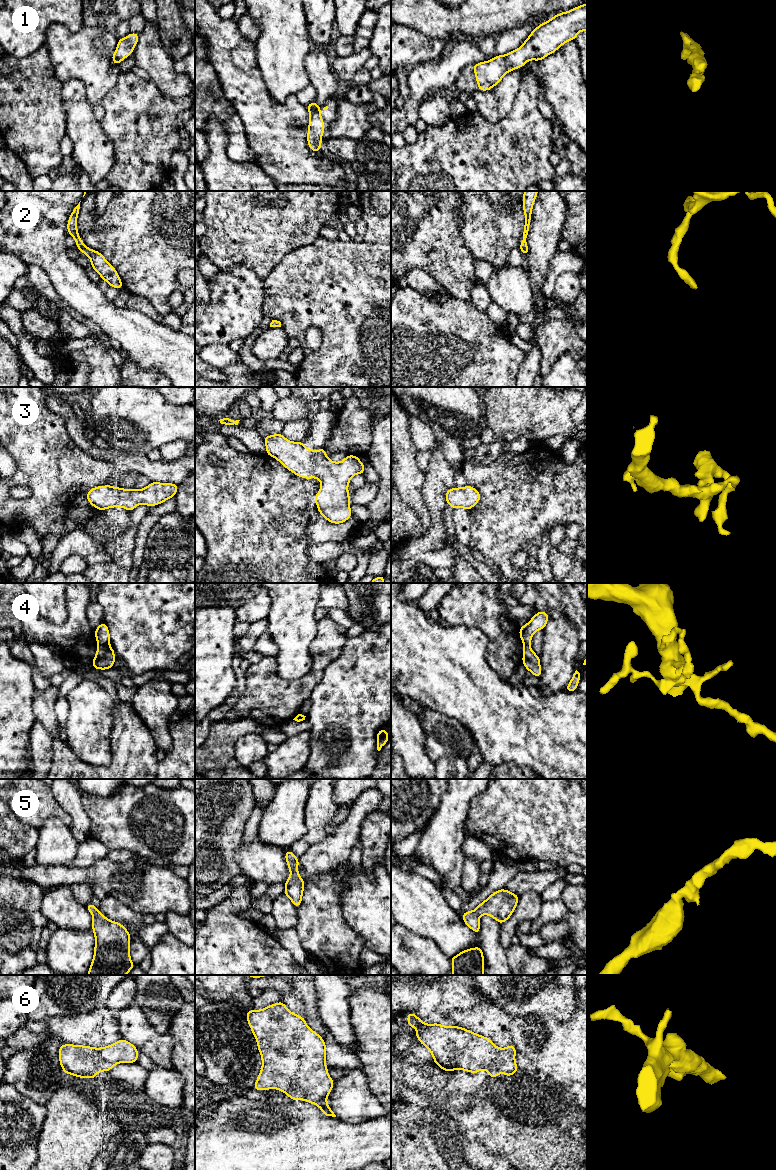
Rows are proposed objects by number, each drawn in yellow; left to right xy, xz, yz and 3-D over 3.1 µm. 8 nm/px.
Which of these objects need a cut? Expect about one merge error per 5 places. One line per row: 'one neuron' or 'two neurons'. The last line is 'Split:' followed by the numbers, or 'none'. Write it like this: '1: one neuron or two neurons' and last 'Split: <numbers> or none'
1: one neuron
2: one neuron
3: one neuron
4: two neurons
5: one neuron
6: one neuron
Split: 4

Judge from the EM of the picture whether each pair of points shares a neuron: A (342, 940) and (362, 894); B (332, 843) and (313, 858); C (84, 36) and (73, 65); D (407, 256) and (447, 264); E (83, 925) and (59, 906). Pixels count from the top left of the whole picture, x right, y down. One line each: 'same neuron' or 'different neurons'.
A: different neurons
B: same neuron
C: same neuron
D: same neuron
E: same neuron

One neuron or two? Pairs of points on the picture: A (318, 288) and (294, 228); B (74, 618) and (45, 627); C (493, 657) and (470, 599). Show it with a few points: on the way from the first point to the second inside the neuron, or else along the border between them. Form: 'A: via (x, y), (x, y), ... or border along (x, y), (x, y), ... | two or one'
A: border along (319, 235), (312, 243), (294, 248), (281, 259) | two
B: via (67, 625), (64, 628), (52, 628) | one
C: via (493, 643), (493, 629), (484, 613) | one

